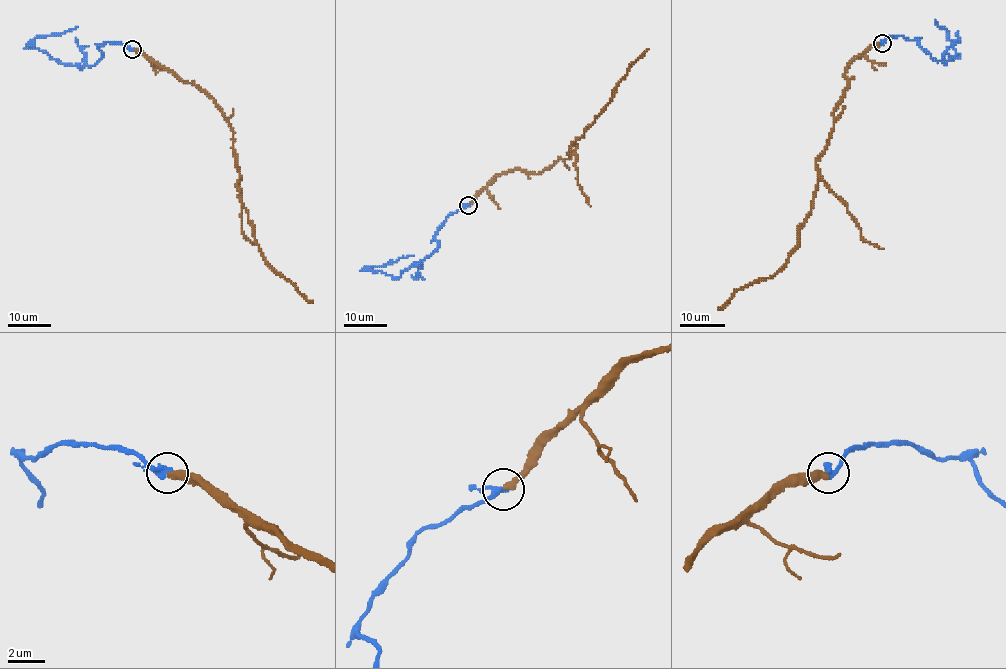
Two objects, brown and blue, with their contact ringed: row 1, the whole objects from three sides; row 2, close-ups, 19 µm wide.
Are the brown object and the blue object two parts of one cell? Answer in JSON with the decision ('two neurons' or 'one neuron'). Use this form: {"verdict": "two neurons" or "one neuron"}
{"verdict": "two neurons"}

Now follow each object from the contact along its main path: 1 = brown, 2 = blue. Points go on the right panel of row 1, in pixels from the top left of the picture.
1: (881, 43), (847, 65), (849, 84), (816, 162), (815, 197), (798, 247), (773, 275), (737, 290), (718, 309)
2: (883, 43), (890, 36), (903, 36), (916, 41), (935, 60), (958, 59), (949, 34), (935, 20)

